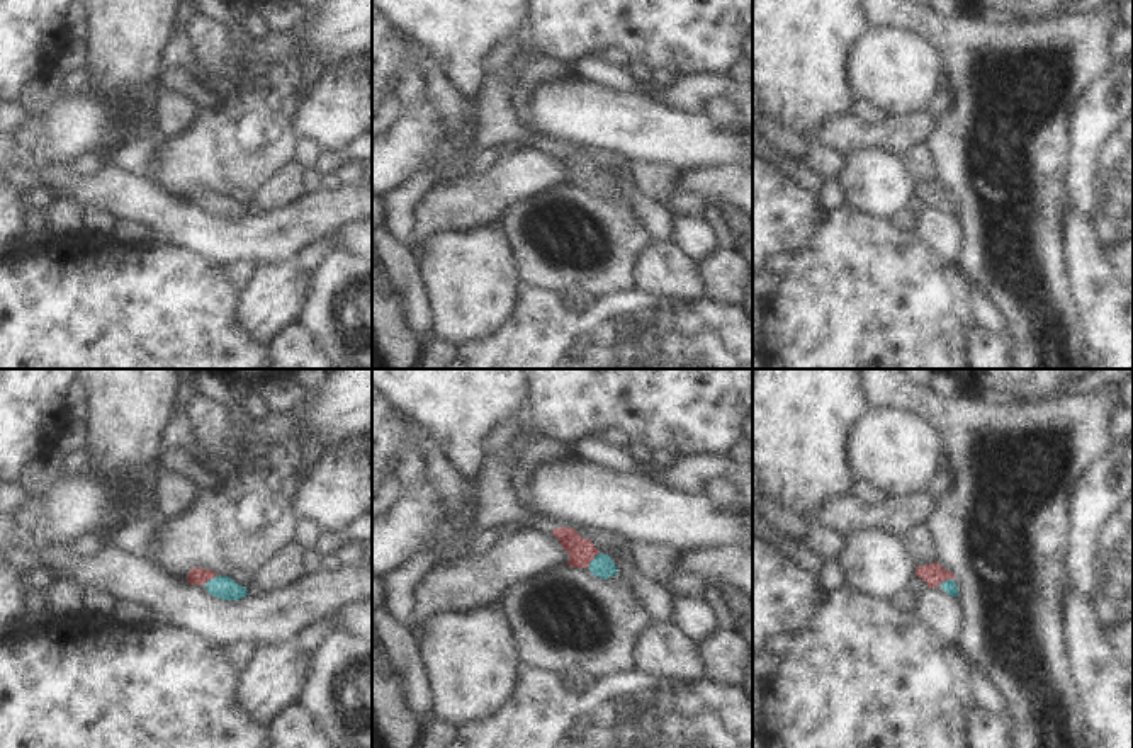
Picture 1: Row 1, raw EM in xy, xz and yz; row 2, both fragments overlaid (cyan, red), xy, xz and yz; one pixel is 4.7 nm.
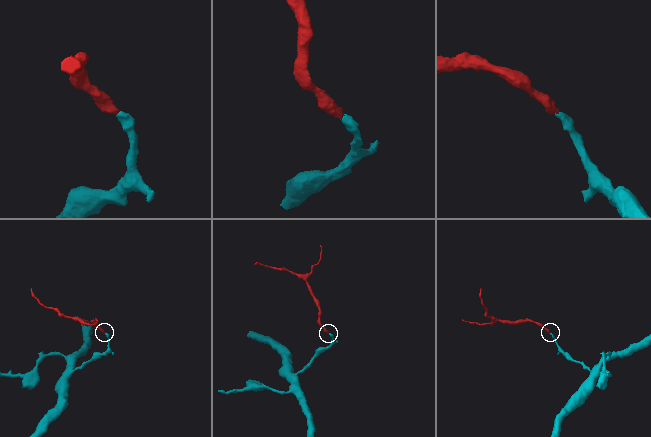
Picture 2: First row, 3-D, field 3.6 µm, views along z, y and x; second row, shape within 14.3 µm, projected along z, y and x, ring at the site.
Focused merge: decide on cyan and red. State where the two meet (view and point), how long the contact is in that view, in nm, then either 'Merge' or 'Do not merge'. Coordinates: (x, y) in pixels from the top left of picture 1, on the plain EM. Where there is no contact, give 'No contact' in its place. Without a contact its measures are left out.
Touches cyan at xz (591, 181). Shared border 100 nm. Merge.

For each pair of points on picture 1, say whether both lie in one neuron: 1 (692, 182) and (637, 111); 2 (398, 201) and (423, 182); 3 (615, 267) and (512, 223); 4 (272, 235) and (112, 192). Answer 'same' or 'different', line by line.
1: different
2: same
3: same
4: same

